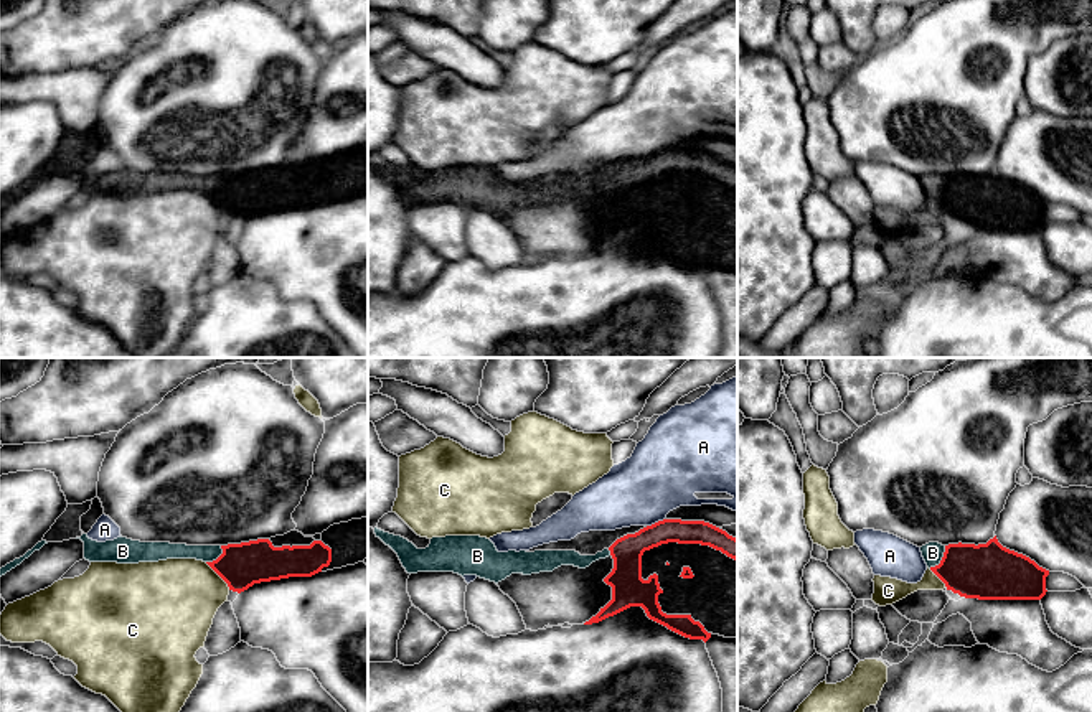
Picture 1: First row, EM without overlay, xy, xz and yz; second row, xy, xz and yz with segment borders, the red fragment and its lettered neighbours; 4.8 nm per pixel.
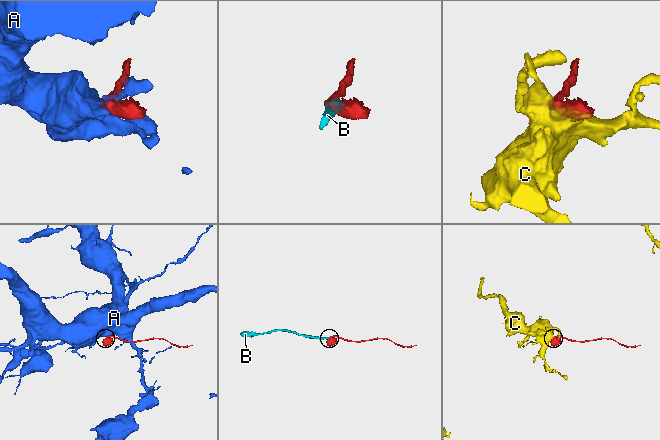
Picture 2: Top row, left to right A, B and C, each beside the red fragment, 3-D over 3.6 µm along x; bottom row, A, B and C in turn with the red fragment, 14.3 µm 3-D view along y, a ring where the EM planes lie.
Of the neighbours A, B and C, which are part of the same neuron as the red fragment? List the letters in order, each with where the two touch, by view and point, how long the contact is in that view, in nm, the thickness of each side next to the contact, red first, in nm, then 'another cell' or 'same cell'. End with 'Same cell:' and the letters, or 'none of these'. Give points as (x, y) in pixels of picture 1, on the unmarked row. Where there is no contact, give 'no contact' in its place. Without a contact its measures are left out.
A: xz (655, 154) | 100 nm | 150/360 nm | another cell
B: yz (942, 190) | 140 nm | 280/110 nm | same cell
C: xy (218, 205) | 180 nm | 220/400 nm | another cell
Same cell: B

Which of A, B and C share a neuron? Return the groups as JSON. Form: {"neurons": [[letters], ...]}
{"neurons": [["A"], ["B"], ["C"]]}

